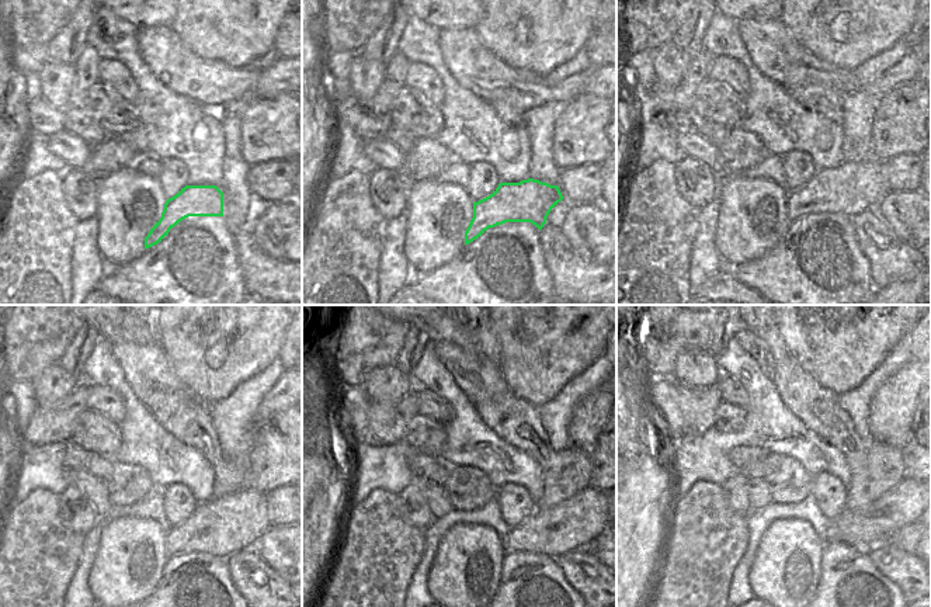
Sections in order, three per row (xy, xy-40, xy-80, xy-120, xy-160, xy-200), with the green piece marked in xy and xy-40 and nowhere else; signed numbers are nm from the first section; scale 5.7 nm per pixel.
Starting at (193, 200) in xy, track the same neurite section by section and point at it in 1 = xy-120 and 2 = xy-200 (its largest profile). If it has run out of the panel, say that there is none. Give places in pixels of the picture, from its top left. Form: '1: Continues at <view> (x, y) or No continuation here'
1: Continues at xy-120 (250, 520)
2: Continues at xy-200 (867, 530)

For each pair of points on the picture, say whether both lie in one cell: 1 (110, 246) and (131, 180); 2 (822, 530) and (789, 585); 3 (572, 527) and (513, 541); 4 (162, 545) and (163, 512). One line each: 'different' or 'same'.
1: same
2: different
3: same
4: different

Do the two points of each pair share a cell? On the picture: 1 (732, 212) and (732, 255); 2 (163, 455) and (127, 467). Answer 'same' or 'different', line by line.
1: same
2: different

